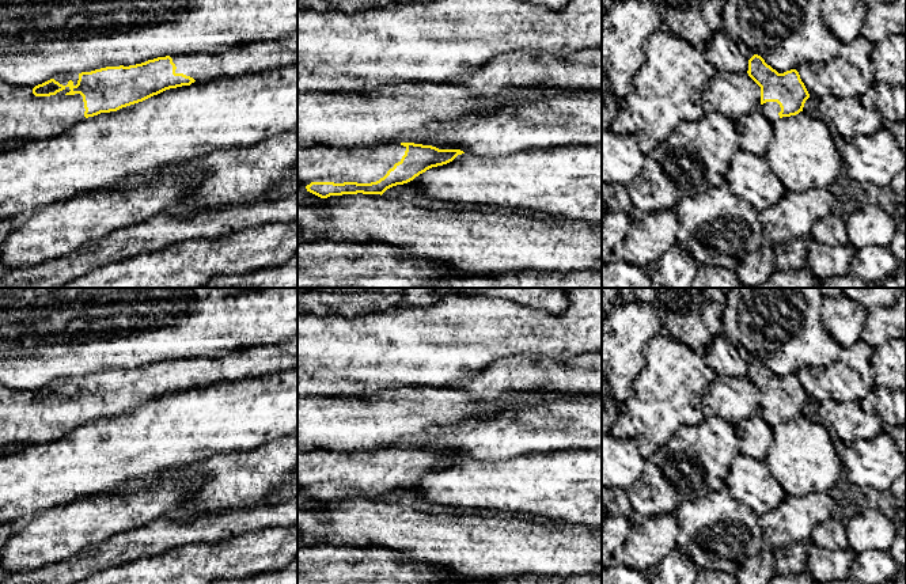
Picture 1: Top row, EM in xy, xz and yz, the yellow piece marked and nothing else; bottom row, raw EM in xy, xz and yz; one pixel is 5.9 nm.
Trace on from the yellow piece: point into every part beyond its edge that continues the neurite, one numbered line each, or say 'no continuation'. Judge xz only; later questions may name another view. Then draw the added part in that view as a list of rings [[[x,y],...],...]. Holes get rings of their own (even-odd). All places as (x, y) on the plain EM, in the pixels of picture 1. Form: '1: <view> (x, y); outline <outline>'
1: xz (318, 467); outline [[[395,445],[371,451],[329,448],[297,451],[297,489],[376,486],[401,466],[405,455],[406,451]]]

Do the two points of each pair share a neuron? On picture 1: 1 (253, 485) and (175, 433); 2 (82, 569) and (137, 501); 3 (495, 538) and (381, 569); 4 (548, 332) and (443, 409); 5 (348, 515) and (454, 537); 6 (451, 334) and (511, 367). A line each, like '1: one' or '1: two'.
1: two
2: two
3: two
4: two
5: one
6: two

